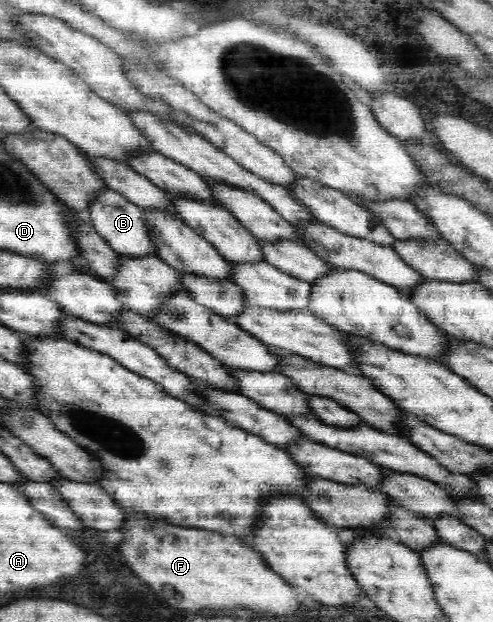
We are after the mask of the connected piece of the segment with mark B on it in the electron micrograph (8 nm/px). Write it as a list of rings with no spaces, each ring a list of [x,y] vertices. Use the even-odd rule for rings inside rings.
[[[110,188],[100,190],[94,204],[88,208],[86,218],[94,225],[96,232],[106,240],[106,243],[118,254],[130,259],[158,257],[153,244],[144,209],[126,197]]]

